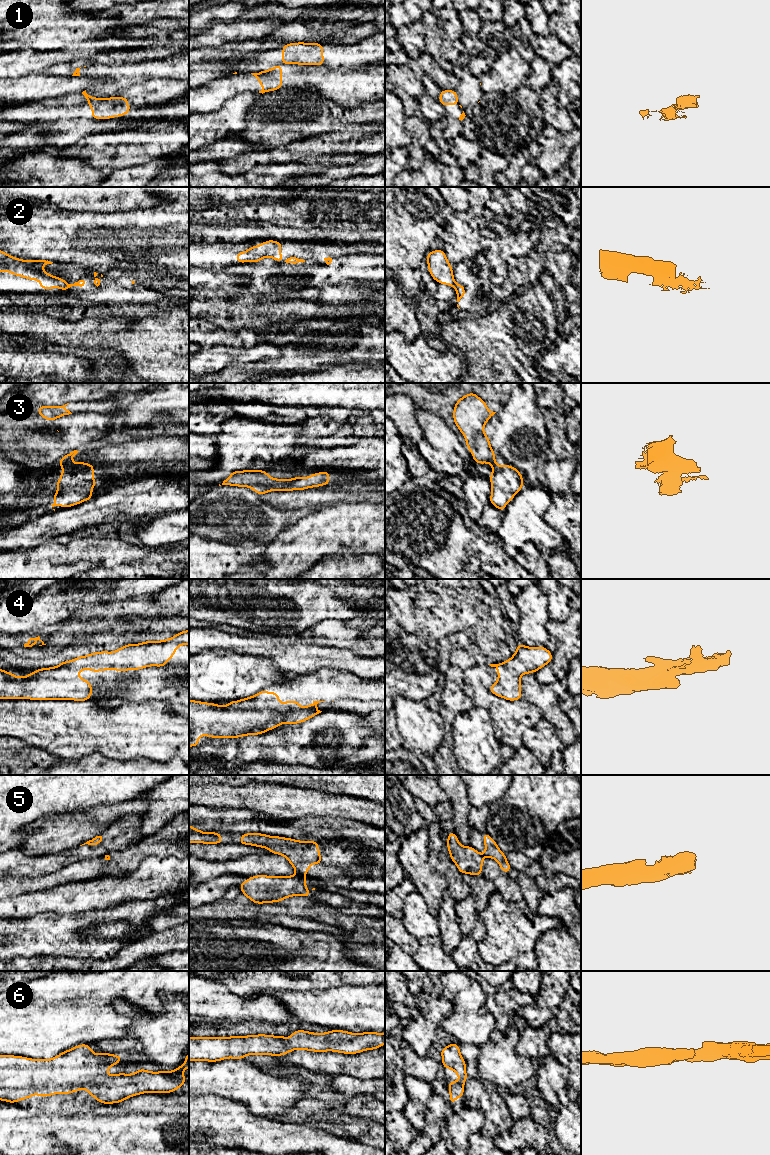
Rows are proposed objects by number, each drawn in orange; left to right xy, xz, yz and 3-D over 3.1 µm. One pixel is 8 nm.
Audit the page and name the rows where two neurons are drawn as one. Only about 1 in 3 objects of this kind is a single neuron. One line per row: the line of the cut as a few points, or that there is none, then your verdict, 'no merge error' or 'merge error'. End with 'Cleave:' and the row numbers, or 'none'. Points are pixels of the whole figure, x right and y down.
1: cut in xy along (88, 95), (87, 99); merge error
2: cut in yz along (456, 283), (454, 286); merge error
3: cut in xy along (70, 460), (60, 464); merge error
4: no cut; no merge error
5: cut in xz along (298, 873), (304, 875); merge error
6: no cut; no merge error
Cleave: 1, 2, 3, 5

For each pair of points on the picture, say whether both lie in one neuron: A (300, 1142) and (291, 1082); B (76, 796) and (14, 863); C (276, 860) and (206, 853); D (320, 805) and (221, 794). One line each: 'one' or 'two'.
A: two
B: two
C: two
D: one

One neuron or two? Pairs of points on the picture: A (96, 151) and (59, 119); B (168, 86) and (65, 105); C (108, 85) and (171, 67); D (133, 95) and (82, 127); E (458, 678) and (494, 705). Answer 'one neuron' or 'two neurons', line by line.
A: two neurons
B: one neuron
C: one neuron
D: one neuron
E: two neurons

